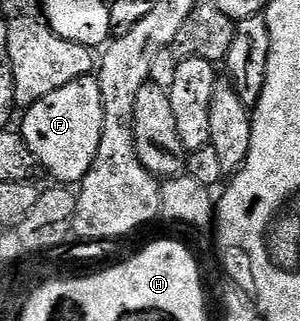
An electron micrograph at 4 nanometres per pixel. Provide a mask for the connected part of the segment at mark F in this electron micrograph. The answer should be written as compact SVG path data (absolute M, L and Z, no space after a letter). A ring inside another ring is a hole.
M87 76L72 80L72 84L64 84L64 88L56 88L56 92L48 92L44 100L32 104L22 118L20 133L28 144L35 163L42 166L58 184L77 184L82 181L92 168L92 160L96 160L96 148L100 148L100 132L104 128L104 104L100 96L100 84L97 77Z

